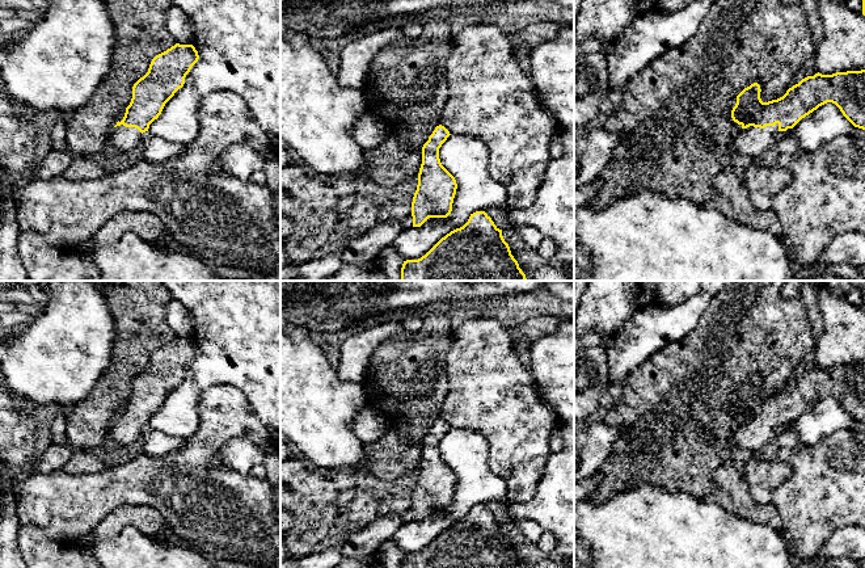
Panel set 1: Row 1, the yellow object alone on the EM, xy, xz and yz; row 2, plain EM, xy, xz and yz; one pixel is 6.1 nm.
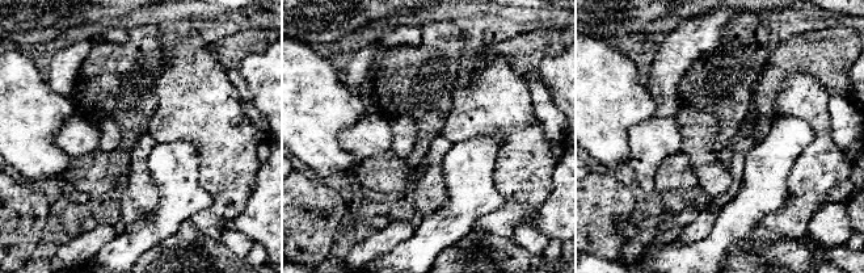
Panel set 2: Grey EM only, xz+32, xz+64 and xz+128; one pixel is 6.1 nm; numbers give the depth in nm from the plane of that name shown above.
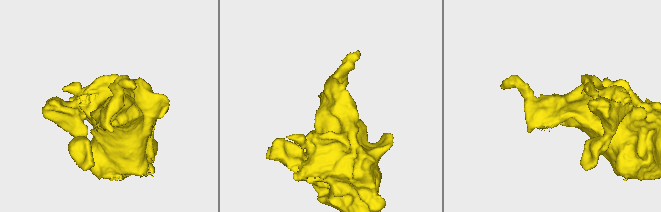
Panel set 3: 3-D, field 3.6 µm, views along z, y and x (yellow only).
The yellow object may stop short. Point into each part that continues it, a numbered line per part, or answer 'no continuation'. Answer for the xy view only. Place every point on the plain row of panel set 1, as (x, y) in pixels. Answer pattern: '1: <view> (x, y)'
1: xy (122, 433)

